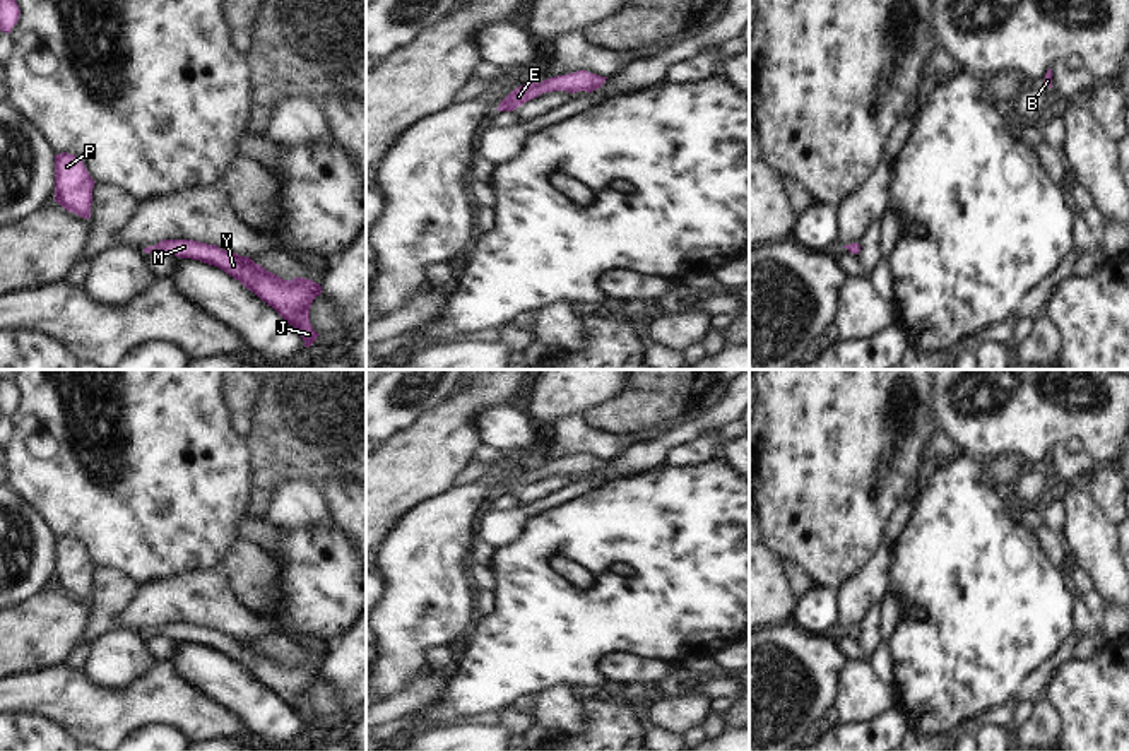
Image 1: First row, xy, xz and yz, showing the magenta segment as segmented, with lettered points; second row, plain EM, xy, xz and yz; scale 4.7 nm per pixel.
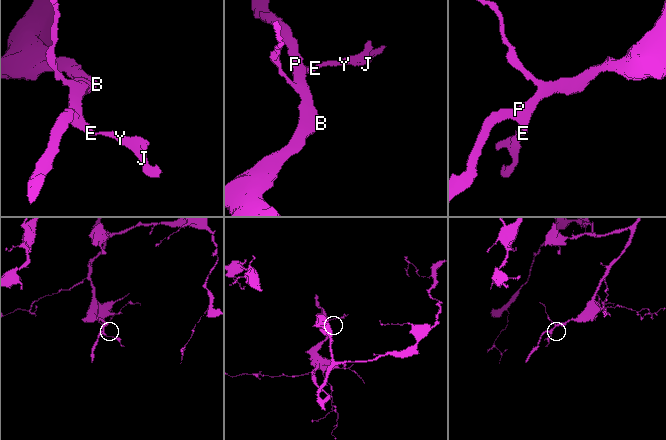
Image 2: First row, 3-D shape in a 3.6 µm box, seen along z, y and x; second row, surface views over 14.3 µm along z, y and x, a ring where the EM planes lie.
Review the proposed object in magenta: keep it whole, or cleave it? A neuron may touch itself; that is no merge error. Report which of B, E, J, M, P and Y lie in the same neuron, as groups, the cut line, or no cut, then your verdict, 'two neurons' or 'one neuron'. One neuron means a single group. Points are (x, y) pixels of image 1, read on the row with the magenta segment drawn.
B E J M P Y | no cut | one neuron

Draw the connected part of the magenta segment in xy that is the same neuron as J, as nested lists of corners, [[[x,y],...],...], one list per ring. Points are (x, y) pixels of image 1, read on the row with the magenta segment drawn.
[[[163,239],[154,246],[144,248],[151,253],[154,248],[168,251],[180,258],[200,260],[219,267],[246,289],[255,293],[262,301],[272,306],[289,325],[293,325],[310,347],[320,334],[310,323],[310,306],[322,294],[322,286],[303,277],[284,281],[279,275],[265,270],[250,257],[241,257],[221,250],[216,245],[207,245],[193,239]]]

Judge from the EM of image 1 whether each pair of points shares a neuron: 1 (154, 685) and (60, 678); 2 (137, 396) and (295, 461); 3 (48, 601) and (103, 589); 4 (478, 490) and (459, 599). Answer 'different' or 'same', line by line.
1: same
2: different
3: different
4: same

